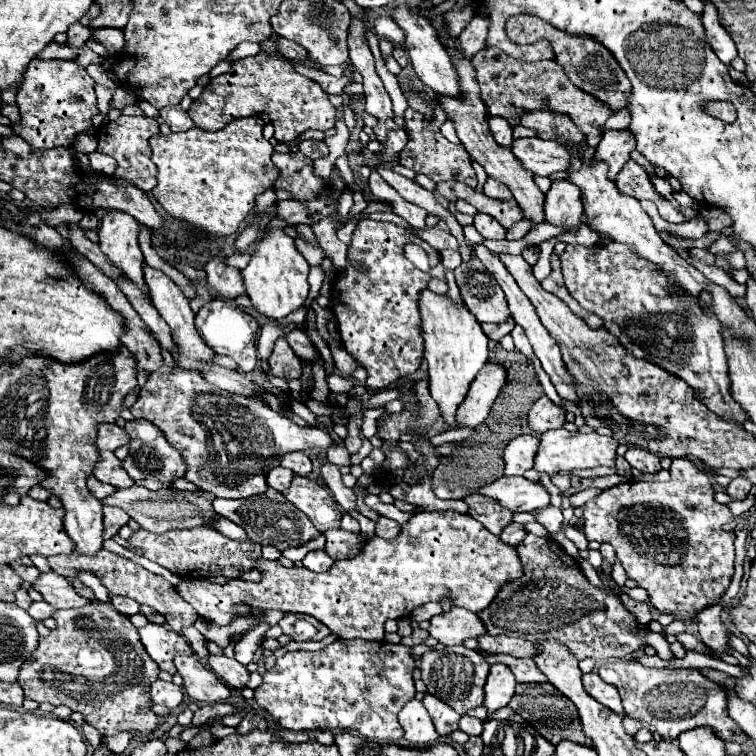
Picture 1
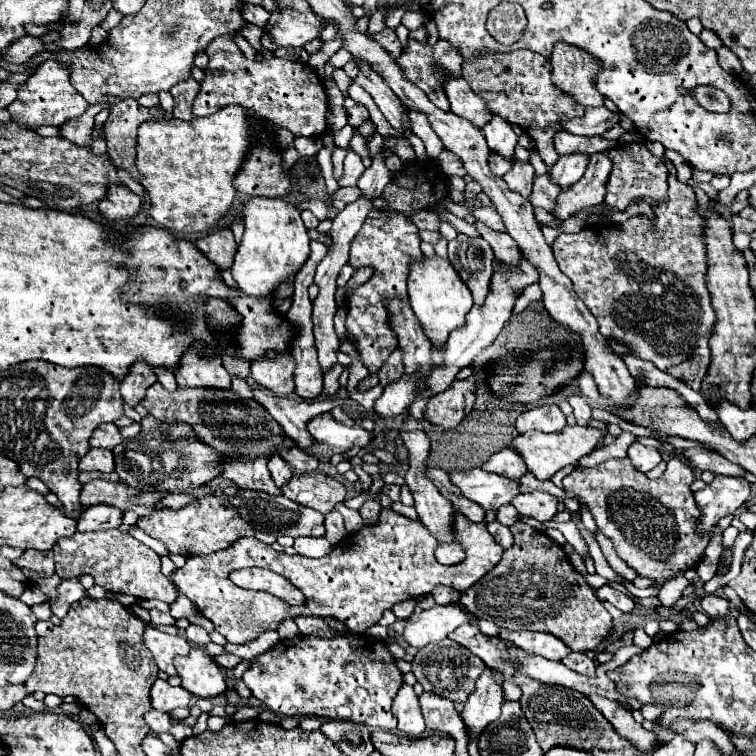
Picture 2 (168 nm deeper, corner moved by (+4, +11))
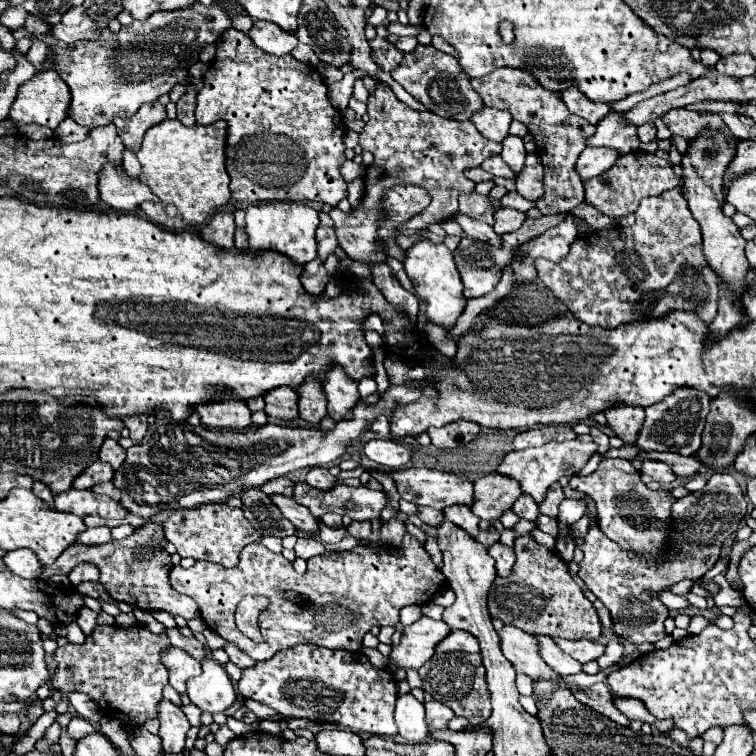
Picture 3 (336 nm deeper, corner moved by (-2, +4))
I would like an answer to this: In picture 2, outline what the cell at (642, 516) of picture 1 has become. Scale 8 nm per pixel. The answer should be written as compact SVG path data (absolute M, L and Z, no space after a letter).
M674 455L662 477L648 479L626 459L610 459L598 467L578 467L564 477L566 493L574 493L586 503L598 529L614 543L618 557L632 567L638 577L648 577L654 585L662 585L686 569L696 567L714 531L702 533L698 521L702 513L694 501L690 485L696 481L694 469Z

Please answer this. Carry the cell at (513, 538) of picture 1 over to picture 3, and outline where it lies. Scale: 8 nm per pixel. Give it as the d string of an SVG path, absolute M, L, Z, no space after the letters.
M496 542L488 552L496 560L496 572L498 572L498 576L502 576L502 578L504 576L510 576L512 566L514 566L514 560L516 560L514 550L508 548L508 546L502 546L500 542Z

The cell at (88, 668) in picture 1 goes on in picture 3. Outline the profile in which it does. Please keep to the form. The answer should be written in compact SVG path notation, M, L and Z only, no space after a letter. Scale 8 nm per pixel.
M134 624L130 628L96 626L94 634L86 638L82 646L68 644L56 650L54 660L58 670L52 686L62 694L88 694L102 710L106 710L106 714L112 712L112 716L126 726L140 726L148 718L156 716L162 688L168 684L168 670L160 662L160 654L166 648L170 648L166 632L152 634L142 624Z

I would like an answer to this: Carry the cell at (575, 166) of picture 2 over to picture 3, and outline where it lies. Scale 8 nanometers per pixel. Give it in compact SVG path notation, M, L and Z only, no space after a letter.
M586 148L576 164L576 170L582 180L588 180L590 176L598 176L606 172L616 160L620 158L620 152L612 148Z

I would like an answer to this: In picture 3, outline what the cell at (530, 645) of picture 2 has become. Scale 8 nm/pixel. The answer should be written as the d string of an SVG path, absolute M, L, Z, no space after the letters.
M556 638L554 640L568 656L572 656L574 660L578 660L580 664L586 664L586 662L592 662L592 660L598 660L606 646L596 642L596 640L564 640L564 638Z

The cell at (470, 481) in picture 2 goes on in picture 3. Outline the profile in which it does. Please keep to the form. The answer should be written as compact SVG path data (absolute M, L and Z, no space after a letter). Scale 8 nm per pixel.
M404 468L386 474L394 480L400 496L418 506L444 510L452 504L472 506L474 502L472 482L462 480L456 474L430 468Z

